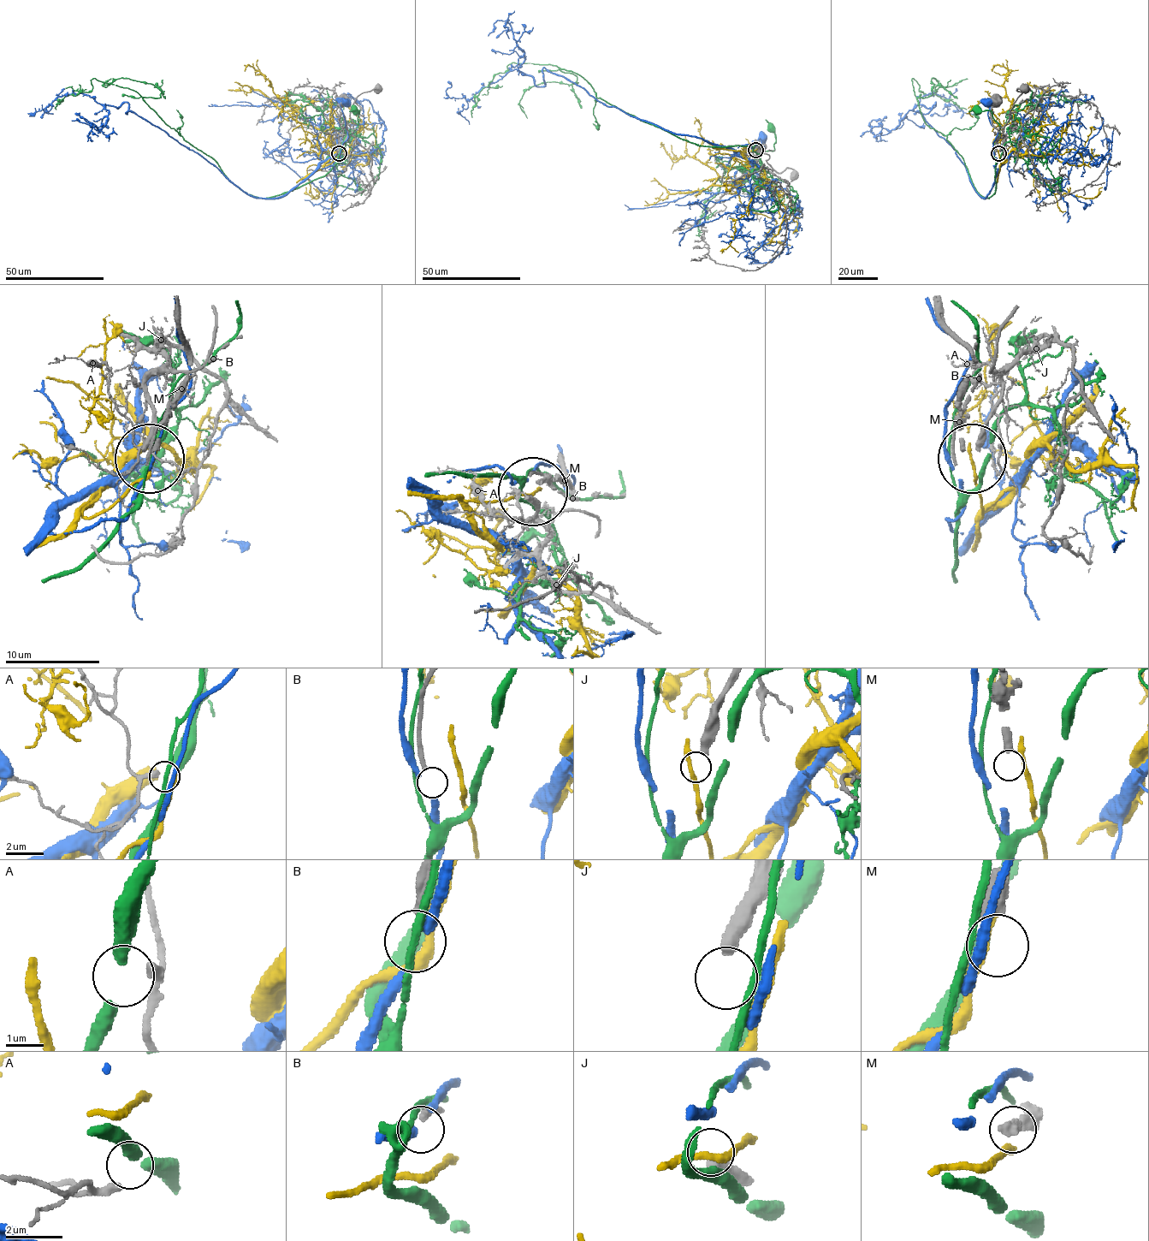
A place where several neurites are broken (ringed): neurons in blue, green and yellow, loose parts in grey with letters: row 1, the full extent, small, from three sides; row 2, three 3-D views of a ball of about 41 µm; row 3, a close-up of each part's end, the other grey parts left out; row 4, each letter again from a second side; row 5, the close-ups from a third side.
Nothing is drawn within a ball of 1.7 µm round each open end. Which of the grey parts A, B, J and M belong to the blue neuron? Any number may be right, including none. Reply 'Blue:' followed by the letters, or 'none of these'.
Blue: none of these

